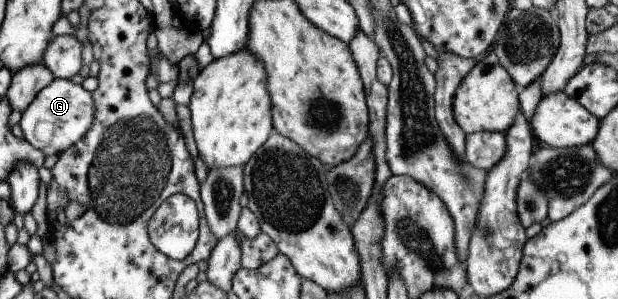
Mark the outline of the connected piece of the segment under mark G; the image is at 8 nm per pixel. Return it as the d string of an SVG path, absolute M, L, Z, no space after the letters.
M54 79L38 91L32 102L21 112L18 130L45 156L58 156L63 150L80 140L93 121L93 98L91 93L67 79Z

